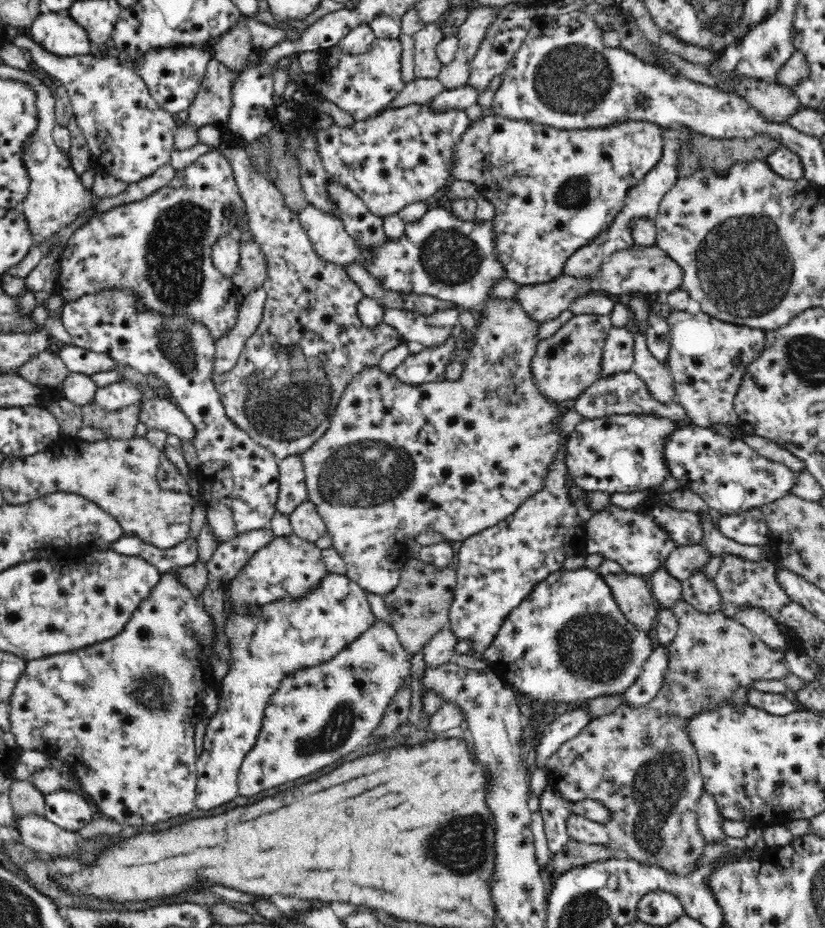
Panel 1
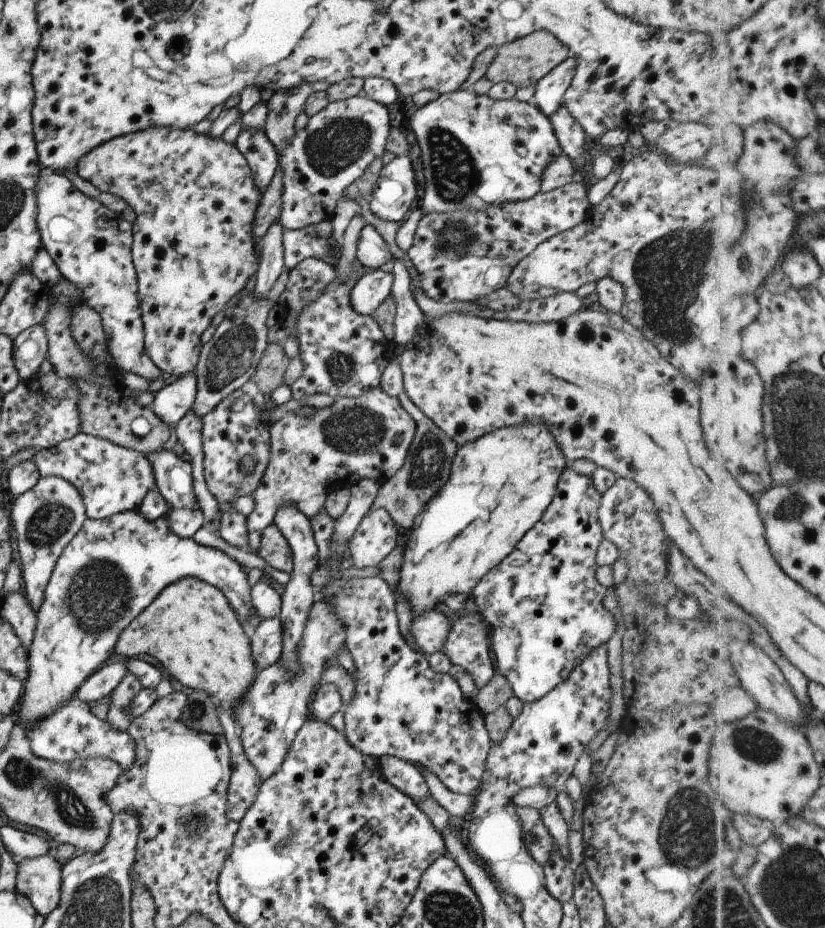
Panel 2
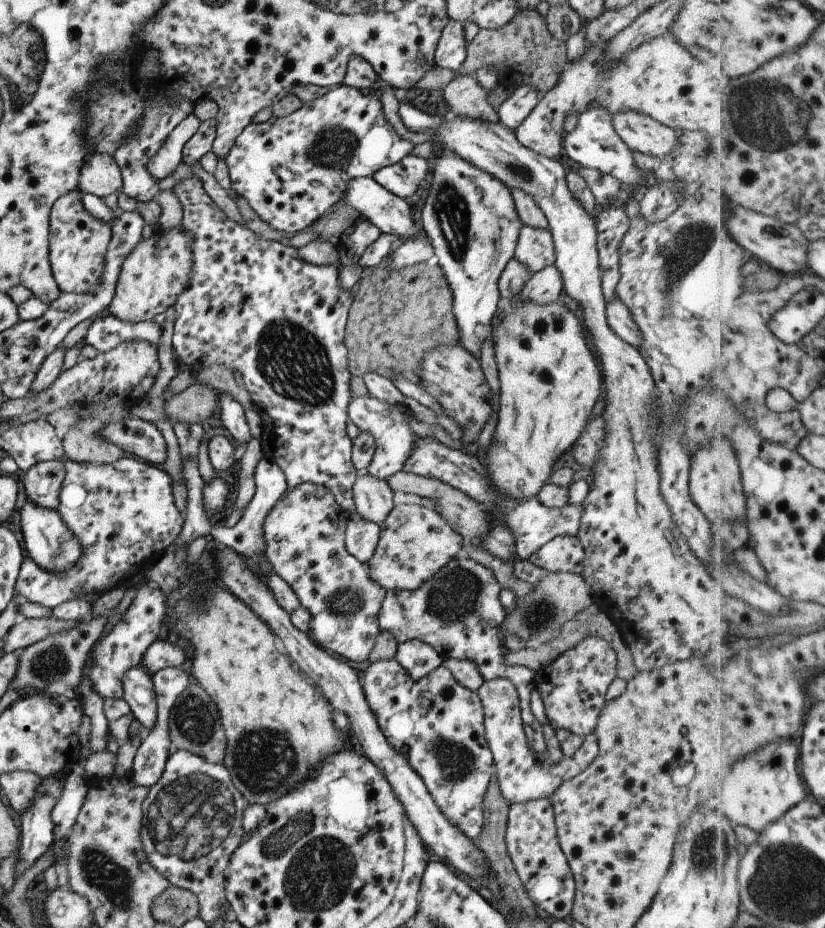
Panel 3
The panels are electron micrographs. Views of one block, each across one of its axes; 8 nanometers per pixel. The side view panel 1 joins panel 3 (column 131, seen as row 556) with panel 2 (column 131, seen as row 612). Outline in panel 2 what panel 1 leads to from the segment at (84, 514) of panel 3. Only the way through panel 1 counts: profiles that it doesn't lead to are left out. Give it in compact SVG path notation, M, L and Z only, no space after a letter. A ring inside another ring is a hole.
M77 432L75 436L61 441L50 449L36 449L30 461L37 467L41 477L59 477L73 485L84 502L86 516L89 519L102 519L123 511L137 510L143 495L149 489L155 488L152 468L145 455L85 433Z

